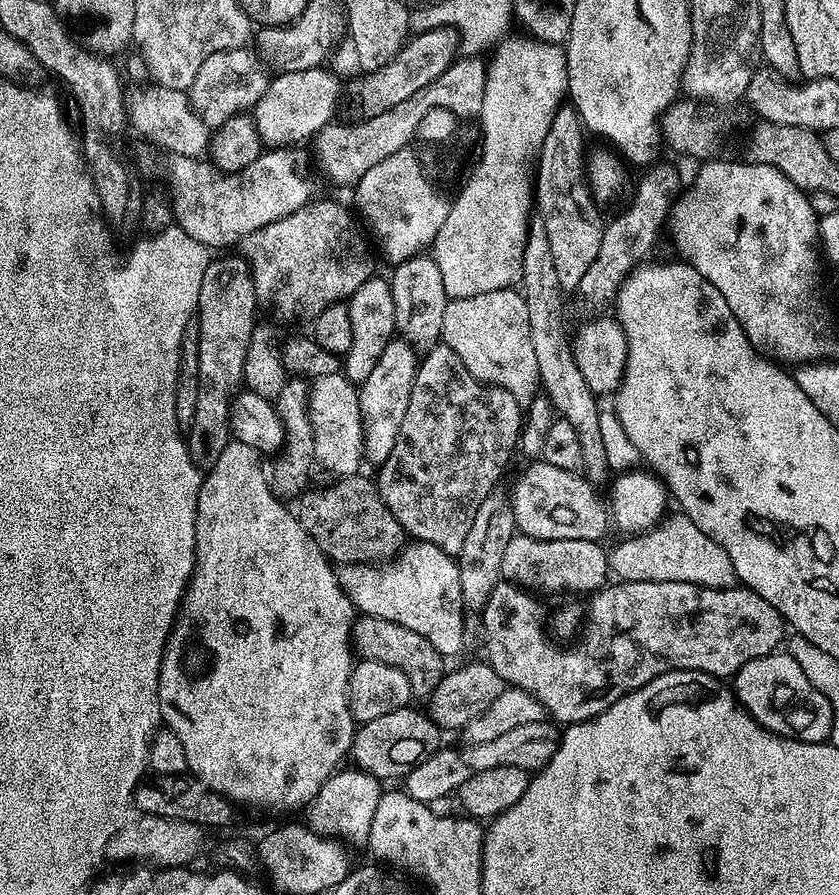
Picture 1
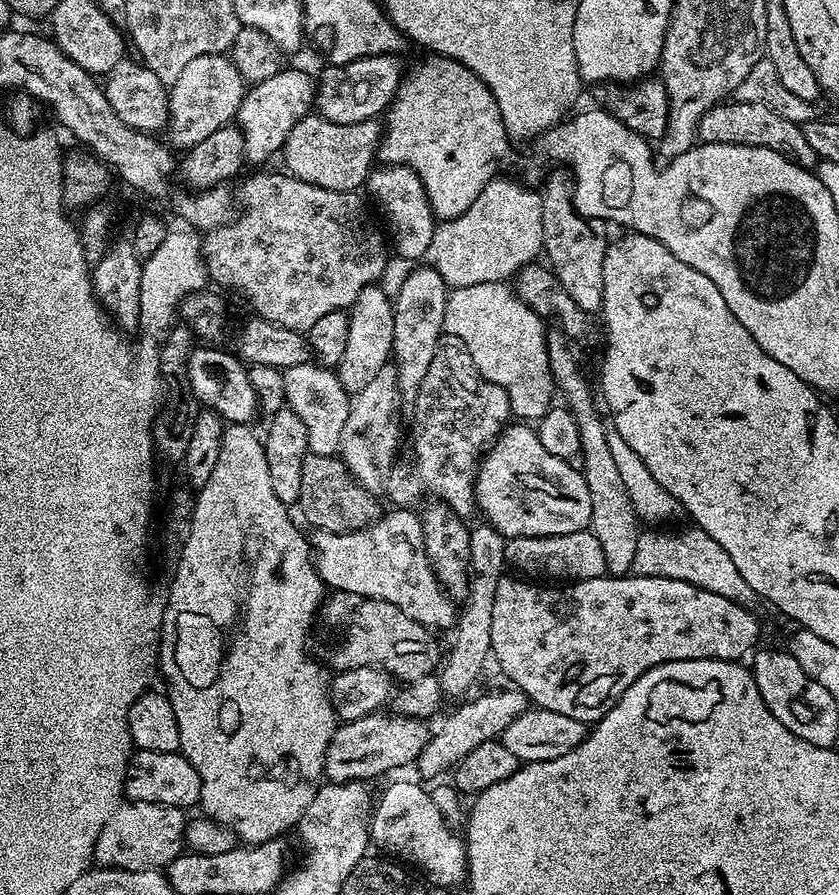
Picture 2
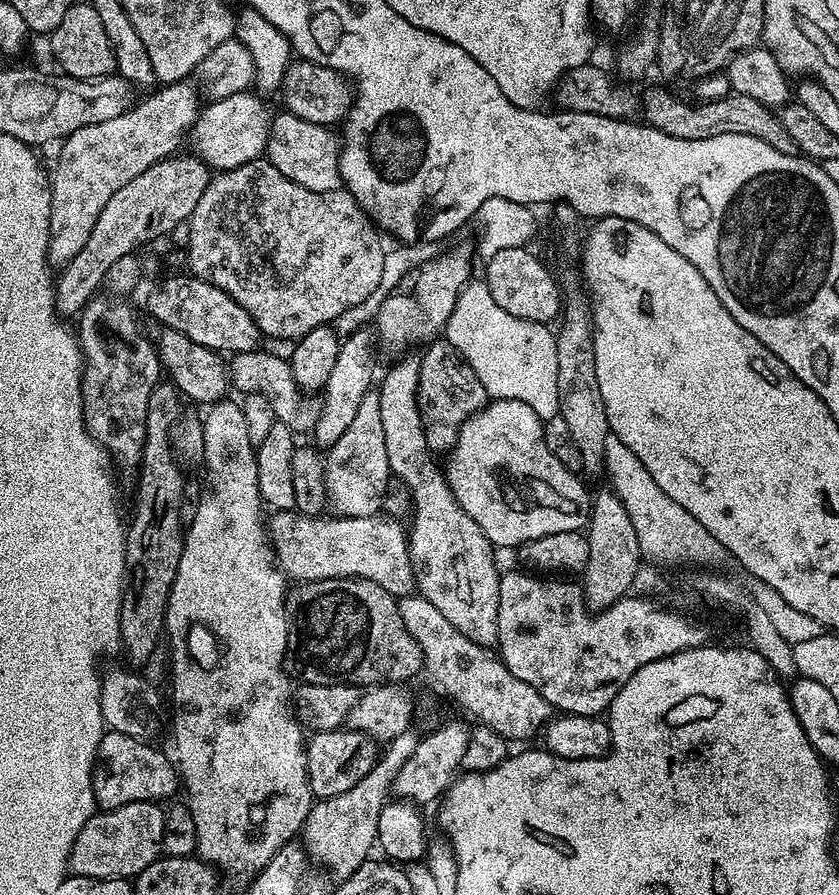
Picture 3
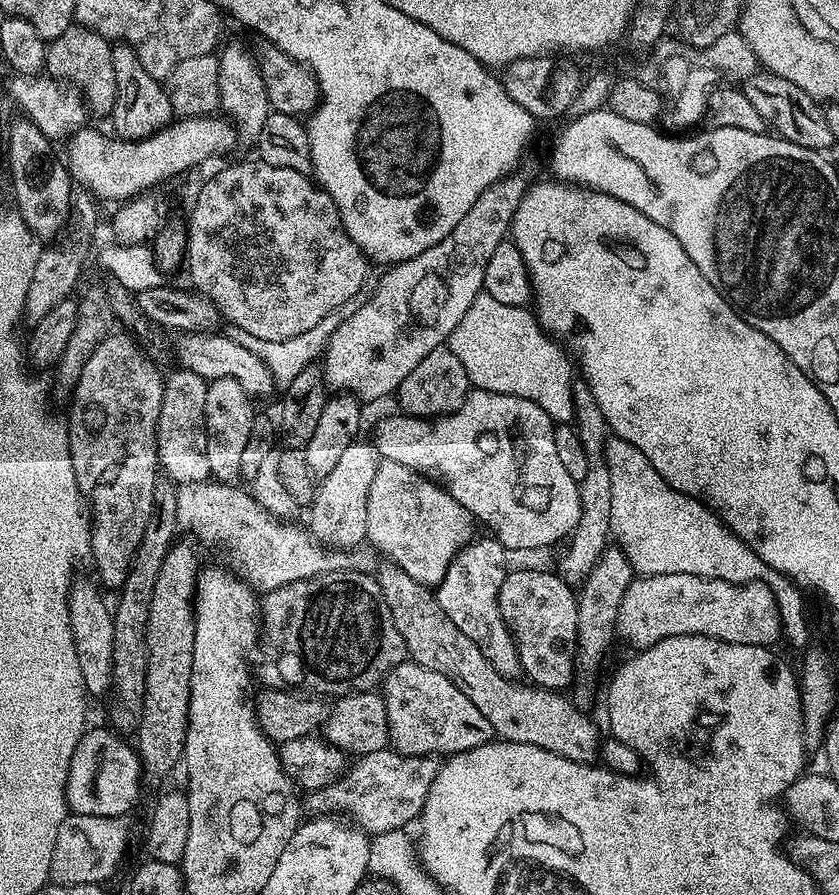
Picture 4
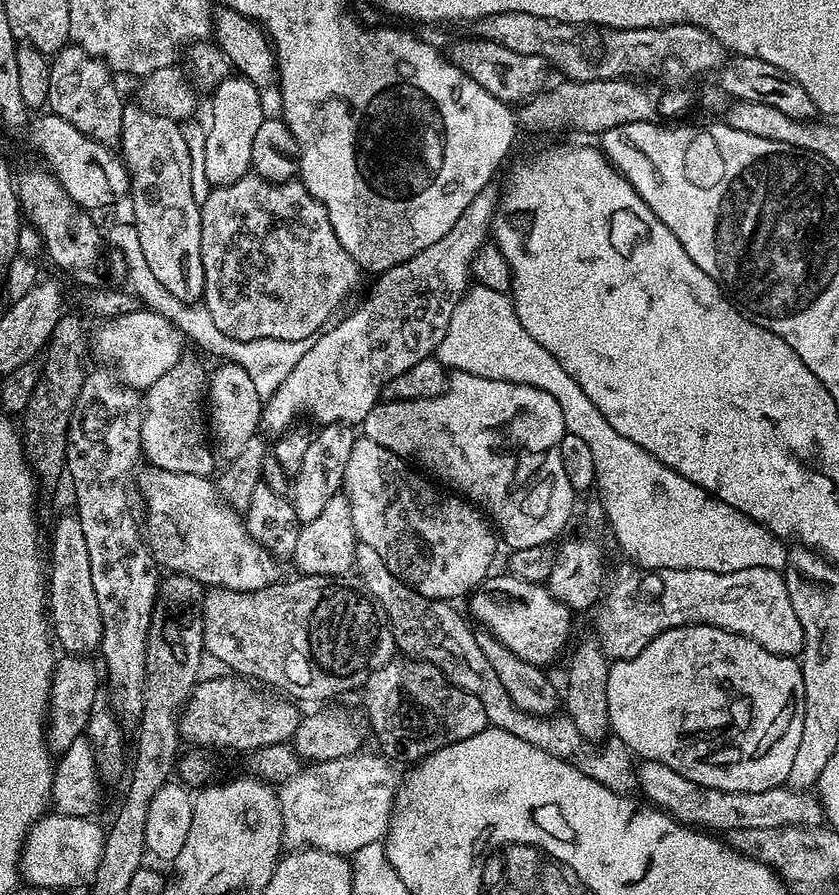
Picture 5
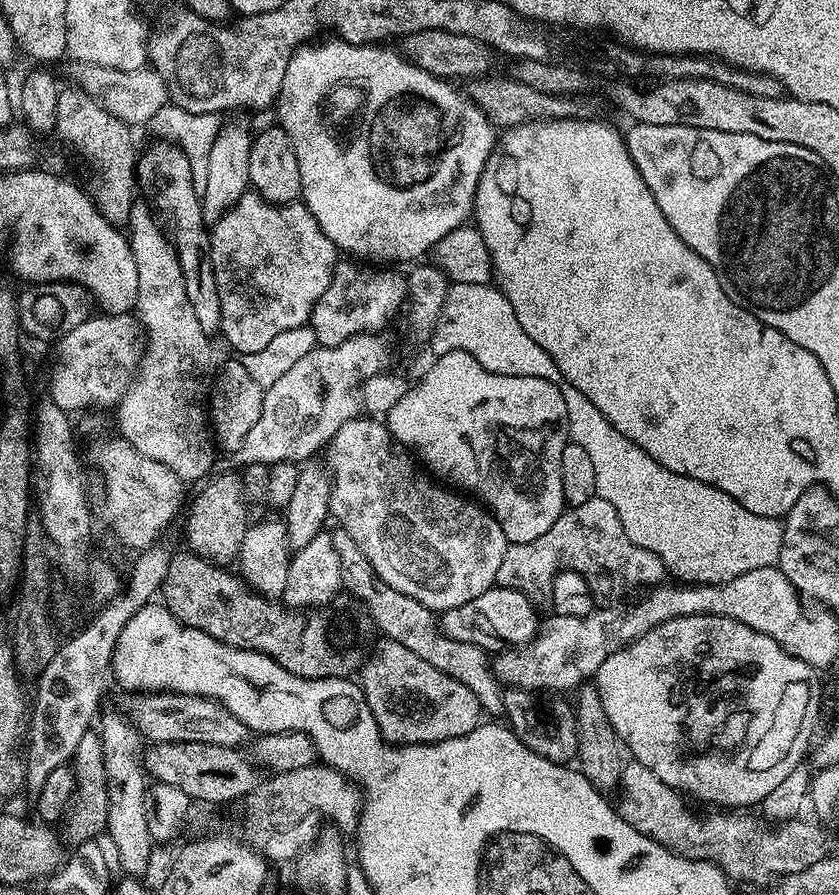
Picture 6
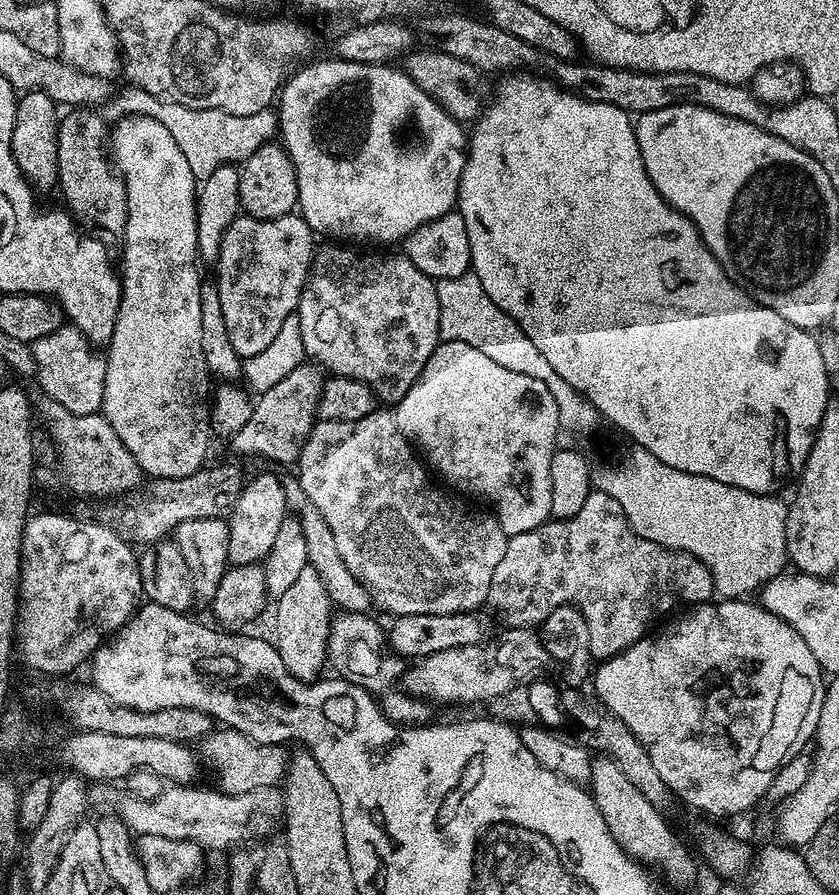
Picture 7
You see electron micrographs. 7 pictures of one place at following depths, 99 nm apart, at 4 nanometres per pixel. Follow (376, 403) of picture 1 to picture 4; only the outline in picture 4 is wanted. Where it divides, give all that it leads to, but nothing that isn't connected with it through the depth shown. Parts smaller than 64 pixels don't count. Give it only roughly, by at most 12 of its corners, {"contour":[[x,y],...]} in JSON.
{"contour":[[375,443],[342,450],[312,497],[310,531],[351,550],[368,535]]}

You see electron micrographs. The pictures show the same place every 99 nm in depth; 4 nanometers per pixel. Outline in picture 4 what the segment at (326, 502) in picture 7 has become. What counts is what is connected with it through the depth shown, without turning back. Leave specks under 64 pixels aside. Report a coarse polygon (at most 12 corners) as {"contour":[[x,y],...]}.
{"contour":[[381,460],[371,547],[429,586],[474,536],[435,480]]}

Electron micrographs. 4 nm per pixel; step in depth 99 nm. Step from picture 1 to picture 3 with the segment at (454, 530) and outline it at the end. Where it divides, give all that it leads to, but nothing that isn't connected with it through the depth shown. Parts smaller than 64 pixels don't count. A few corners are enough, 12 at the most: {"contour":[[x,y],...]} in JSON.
{"contour":[[447,339],[420,356],[416,395],[428,449],[447,453],[489,403]]}

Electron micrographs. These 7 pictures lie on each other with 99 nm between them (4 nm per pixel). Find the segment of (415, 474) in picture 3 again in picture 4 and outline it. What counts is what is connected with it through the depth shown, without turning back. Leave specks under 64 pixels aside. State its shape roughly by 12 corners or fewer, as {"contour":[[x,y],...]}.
{"contour":[[473,539],[434,595],[498,674],[522,672],[500,609],[506,549]]}

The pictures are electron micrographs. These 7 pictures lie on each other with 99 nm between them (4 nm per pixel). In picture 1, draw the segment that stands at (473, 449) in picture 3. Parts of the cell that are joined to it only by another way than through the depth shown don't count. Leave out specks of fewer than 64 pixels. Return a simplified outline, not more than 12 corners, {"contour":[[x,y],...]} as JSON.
{"contour":[[543,462],[510,491],[517,533],[603,541],[595,487]]}

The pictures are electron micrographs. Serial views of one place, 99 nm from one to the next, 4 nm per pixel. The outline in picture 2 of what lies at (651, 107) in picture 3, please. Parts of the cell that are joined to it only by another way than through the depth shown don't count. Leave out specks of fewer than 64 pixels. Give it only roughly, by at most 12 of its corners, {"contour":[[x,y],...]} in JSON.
{"contour":[[729,99],[706,110],[706,144],[774,150],[811,169],[801,125],[770,106]]}

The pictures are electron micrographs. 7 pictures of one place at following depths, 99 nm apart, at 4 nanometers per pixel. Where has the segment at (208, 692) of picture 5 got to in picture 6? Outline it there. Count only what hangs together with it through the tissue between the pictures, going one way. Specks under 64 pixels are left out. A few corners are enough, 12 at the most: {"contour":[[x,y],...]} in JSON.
{"contour":[[134,694],[145,741],[239,749],[248,727],[209,696]]}

